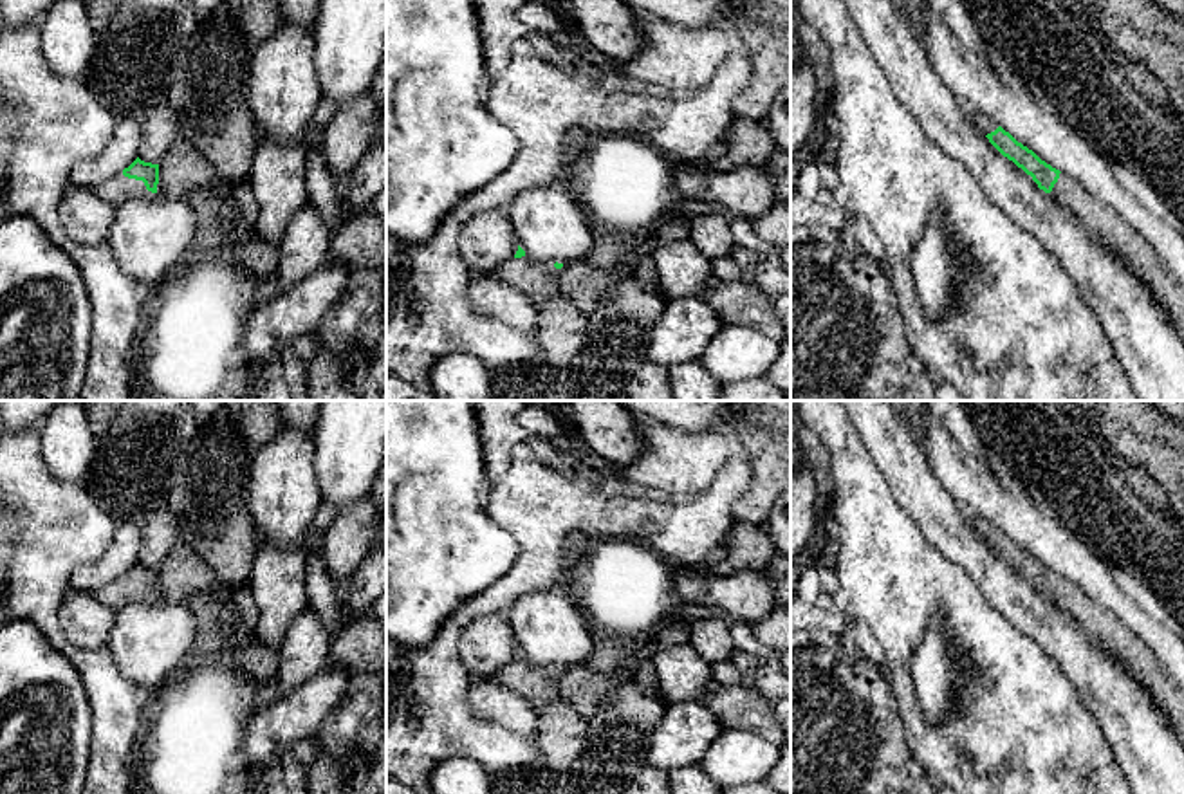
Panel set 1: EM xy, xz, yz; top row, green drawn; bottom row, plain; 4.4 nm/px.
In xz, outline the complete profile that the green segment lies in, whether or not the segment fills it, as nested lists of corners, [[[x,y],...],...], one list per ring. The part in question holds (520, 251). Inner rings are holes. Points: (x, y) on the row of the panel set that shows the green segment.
[[[518,245],[516,254],[507,260],[498,274],[514,289],[529,296],[538,307],[549,296],[556,292],[558,274],[563,263],[541,263],[525,256],[525,251]]]

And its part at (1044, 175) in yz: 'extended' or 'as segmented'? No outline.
extended

